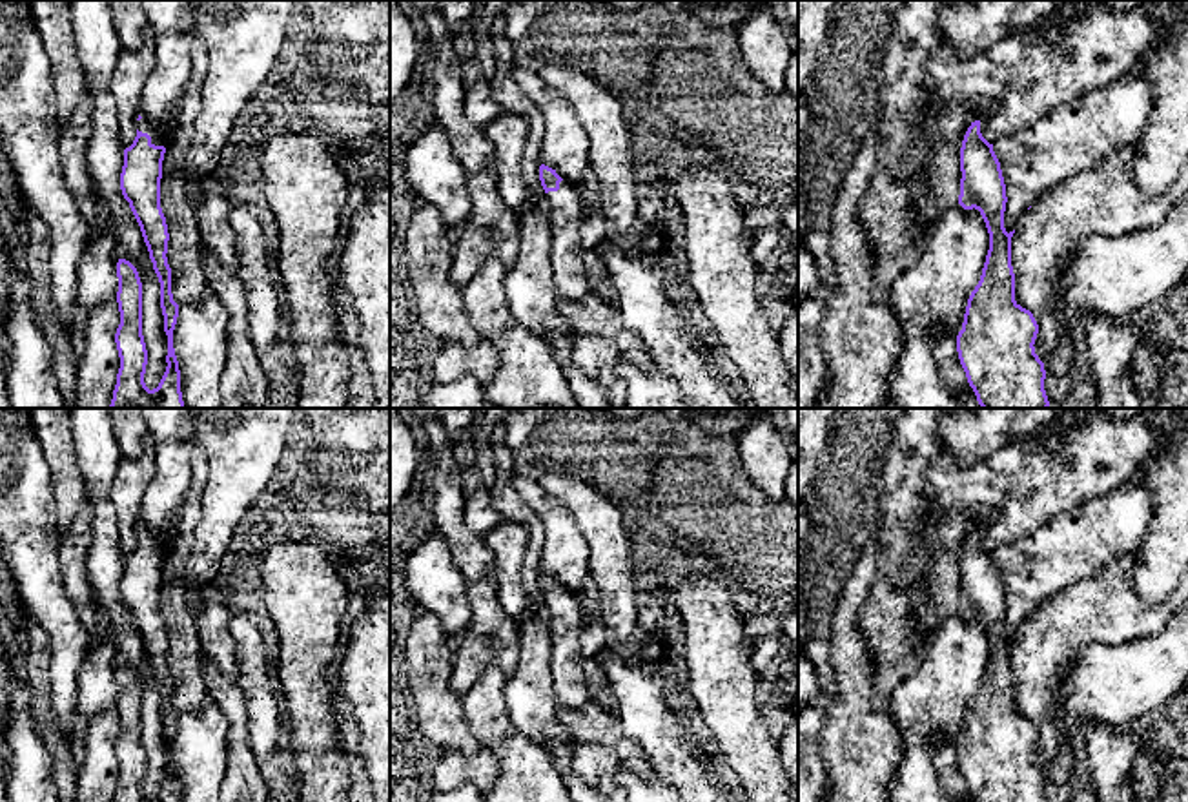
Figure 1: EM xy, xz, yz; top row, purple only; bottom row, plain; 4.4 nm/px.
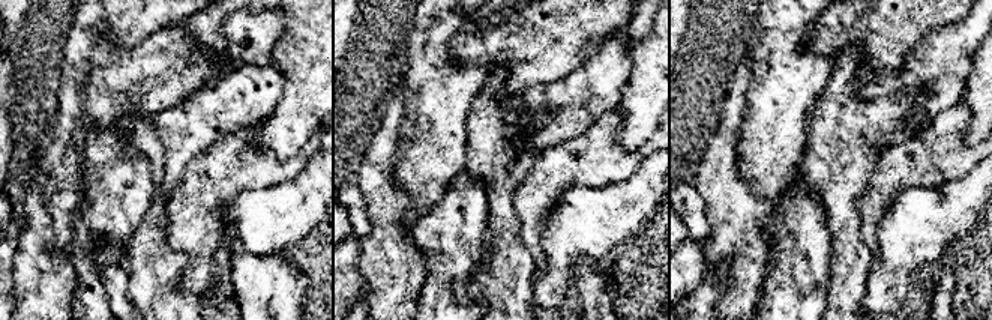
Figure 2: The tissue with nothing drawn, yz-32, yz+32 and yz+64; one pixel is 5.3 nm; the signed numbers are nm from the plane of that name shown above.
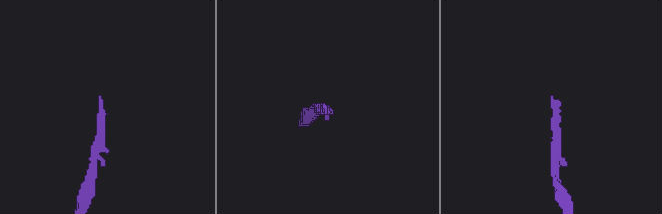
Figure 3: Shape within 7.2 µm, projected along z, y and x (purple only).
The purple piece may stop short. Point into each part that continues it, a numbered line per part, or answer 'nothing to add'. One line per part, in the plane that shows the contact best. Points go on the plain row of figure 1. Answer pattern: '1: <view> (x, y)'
1: xy (144, 533)

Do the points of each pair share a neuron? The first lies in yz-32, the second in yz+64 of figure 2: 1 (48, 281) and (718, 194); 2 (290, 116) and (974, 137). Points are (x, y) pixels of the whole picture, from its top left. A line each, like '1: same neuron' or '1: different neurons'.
1: same neuron
2: same neuron

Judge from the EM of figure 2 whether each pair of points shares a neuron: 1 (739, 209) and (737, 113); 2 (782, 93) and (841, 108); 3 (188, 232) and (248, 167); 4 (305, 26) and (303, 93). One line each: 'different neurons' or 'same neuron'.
1: same neuron
2: different neurons
3: same neuron
4: same neuron

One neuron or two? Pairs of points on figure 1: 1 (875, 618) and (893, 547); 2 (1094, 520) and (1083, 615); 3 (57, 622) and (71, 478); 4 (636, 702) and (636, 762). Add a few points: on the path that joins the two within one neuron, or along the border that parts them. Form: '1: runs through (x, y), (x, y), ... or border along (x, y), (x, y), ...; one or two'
1: runs through (890, 600), (893, 565); one
2: border along (1123, 556), (1094, 576), (1059, 589), (1048, 600); two
3: border along (51, 493), (57, 529), (62, 534); two
4: border along (614, 711), (622, 731), (640, 748), (656, 775); two

